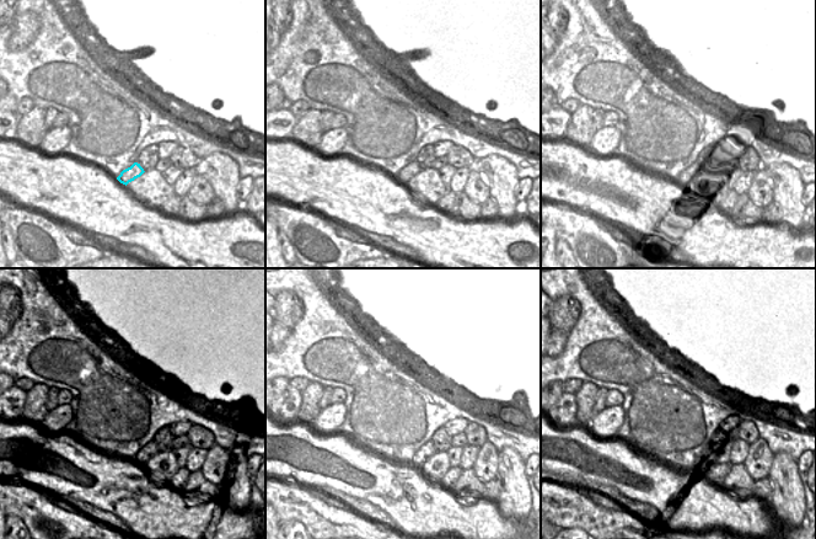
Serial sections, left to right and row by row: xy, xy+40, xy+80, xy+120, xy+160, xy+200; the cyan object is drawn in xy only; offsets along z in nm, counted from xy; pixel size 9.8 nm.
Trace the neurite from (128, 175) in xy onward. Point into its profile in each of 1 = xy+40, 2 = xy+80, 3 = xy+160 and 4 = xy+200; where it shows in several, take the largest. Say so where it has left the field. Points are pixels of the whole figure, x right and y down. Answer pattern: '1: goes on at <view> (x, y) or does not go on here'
1: goes on at xy+40 (413, 169)
2: goes on at xy+80 (688, 176)
3: goes on at xy+160 (427, 451)
4: goes on at xy+200 (682, 460)

